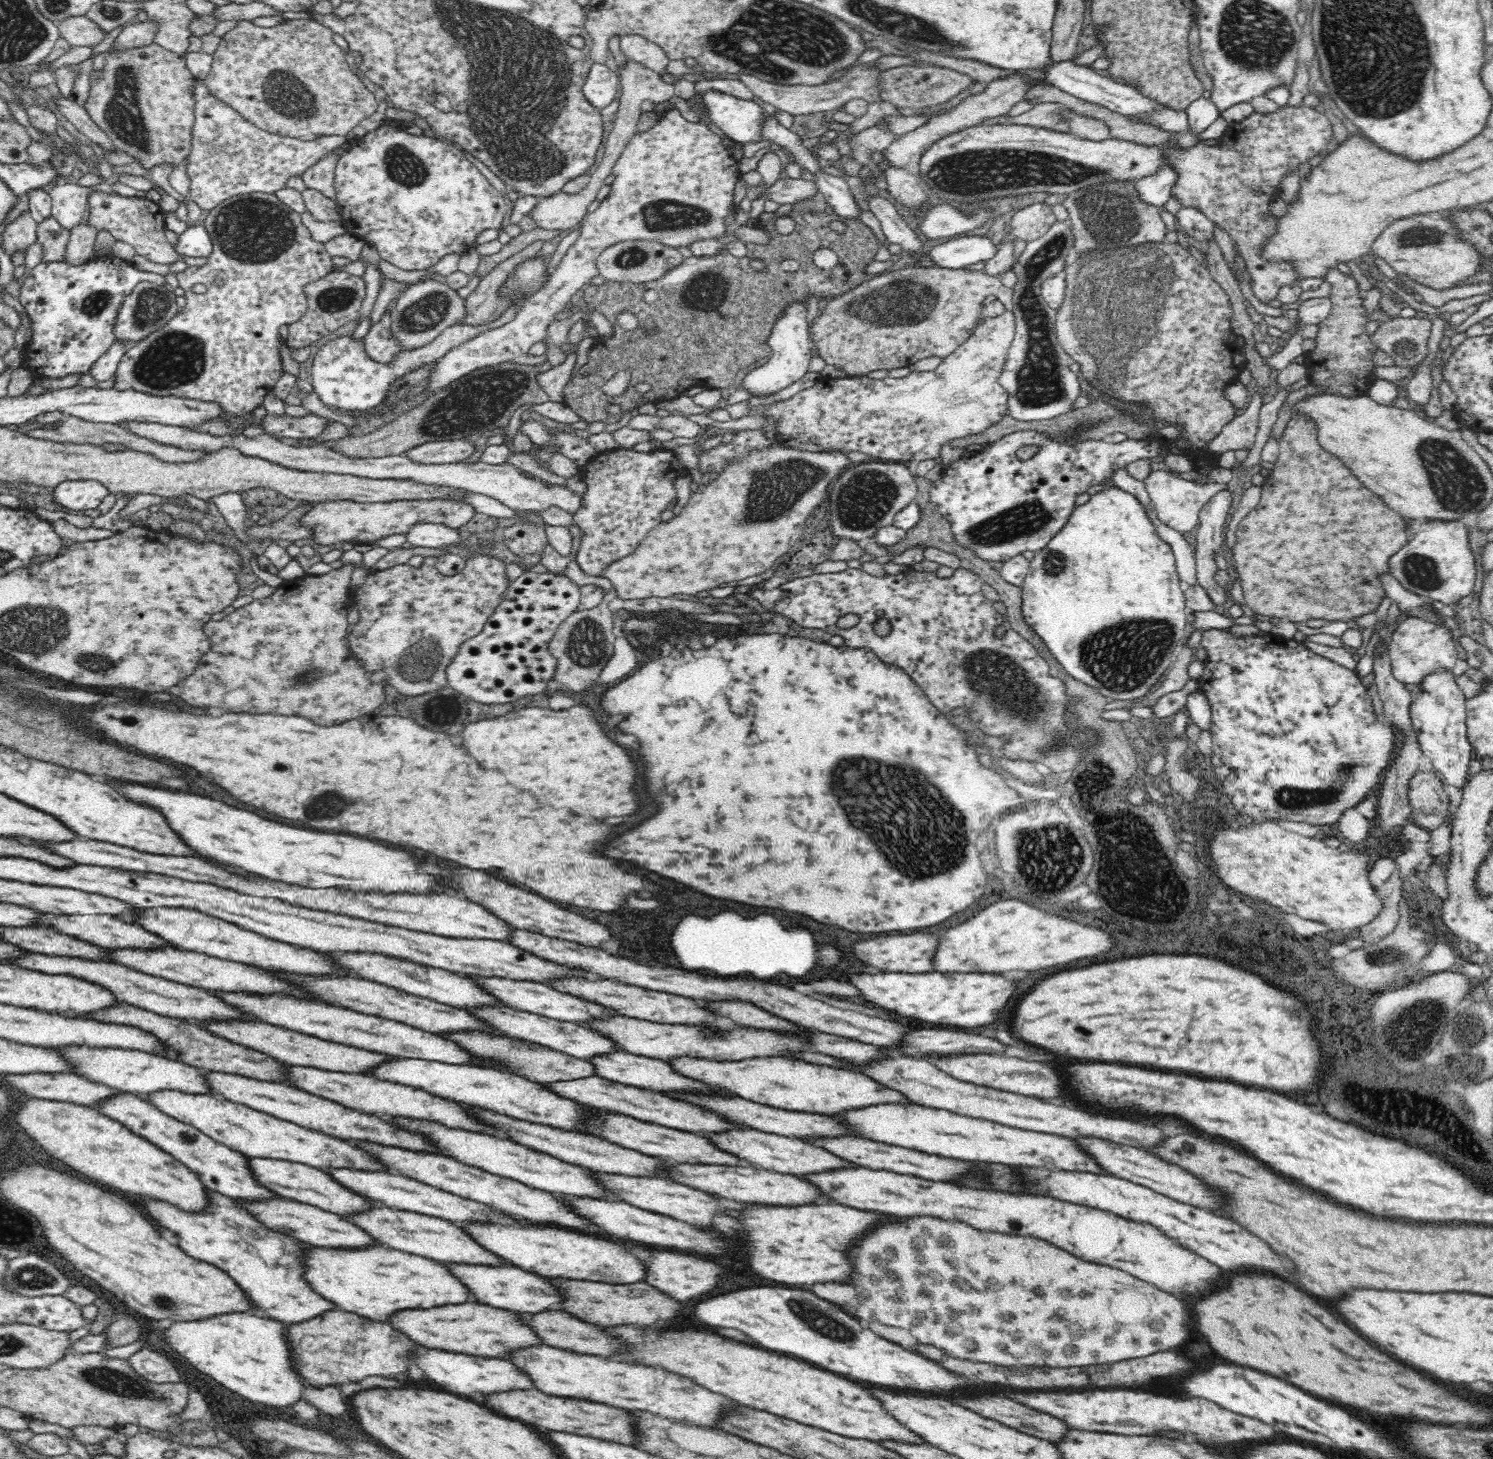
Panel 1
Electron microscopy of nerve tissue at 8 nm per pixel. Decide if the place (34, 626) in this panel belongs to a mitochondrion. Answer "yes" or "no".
yes

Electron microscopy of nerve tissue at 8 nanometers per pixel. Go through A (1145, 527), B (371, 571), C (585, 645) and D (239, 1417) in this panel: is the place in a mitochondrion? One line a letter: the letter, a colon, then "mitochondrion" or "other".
A: other
B: other
C: mitochondrion
D: other

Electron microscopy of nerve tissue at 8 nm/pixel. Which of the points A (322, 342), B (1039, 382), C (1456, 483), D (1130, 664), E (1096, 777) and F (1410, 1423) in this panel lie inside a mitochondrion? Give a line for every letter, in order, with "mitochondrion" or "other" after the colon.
A: other
B: mitochondrion
C: mitochondrion
D: mitochondrion
E: mitochondrion
F: other

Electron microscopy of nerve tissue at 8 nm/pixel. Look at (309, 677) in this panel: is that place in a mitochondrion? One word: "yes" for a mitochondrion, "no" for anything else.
yes

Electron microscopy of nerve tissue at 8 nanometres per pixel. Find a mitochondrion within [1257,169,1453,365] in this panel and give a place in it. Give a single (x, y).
(1405, 348)

